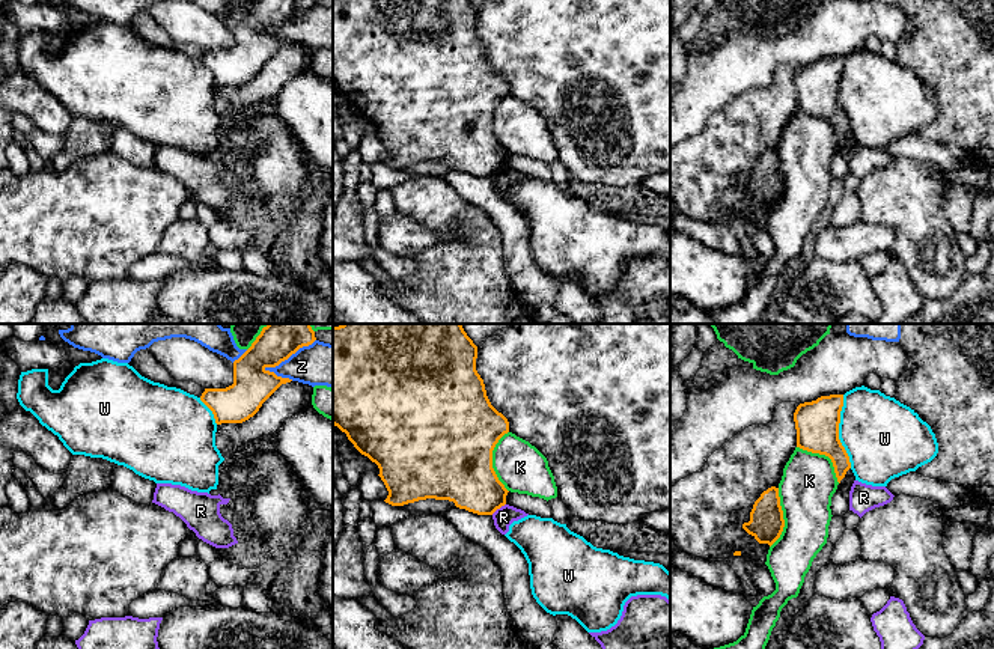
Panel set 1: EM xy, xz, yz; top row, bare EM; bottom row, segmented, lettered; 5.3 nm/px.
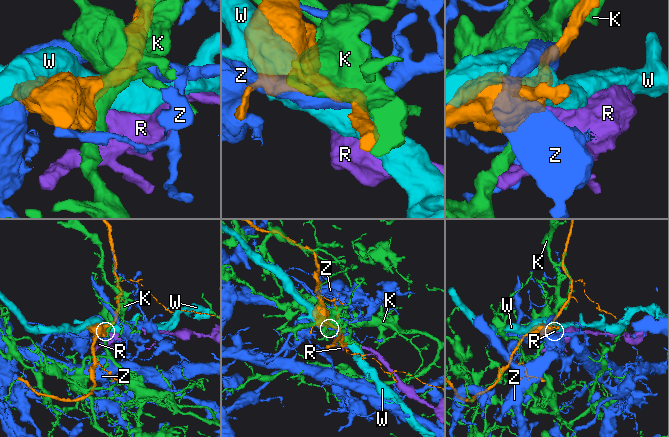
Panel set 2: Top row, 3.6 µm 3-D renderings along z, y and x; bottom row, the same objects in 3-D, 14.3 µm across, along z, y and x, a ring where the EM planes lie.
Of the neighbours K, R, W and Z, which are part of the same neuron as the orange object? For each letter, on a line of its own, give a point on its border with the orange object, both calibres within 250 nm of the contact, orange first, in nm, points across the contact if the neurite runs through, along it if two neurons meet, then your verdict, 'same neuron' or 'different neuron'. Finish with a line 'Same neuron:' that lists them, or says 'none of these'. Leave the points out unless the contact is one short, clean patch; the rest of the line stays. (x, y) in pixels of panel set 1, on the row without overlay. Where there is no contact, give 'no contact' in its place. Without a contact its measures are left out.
K: xz (491, 124) | 500/260 nm | different neuron
R: xz (497, 170) | 320/110 nm | along xz (505, 166), (491, 176) | different neuron
W: yz (838, 94) | 240/420 nm | different neuron
Z: xy (289, 18) | 200/220 nm | different neuron
Same neuron: none of these

